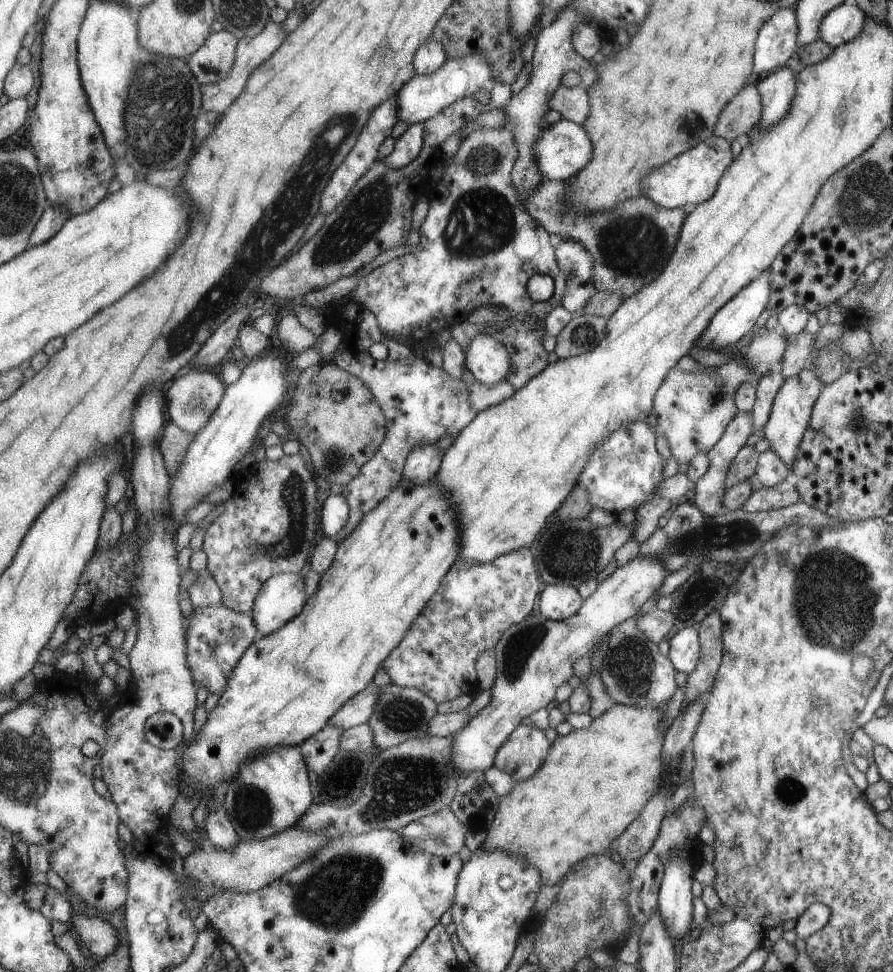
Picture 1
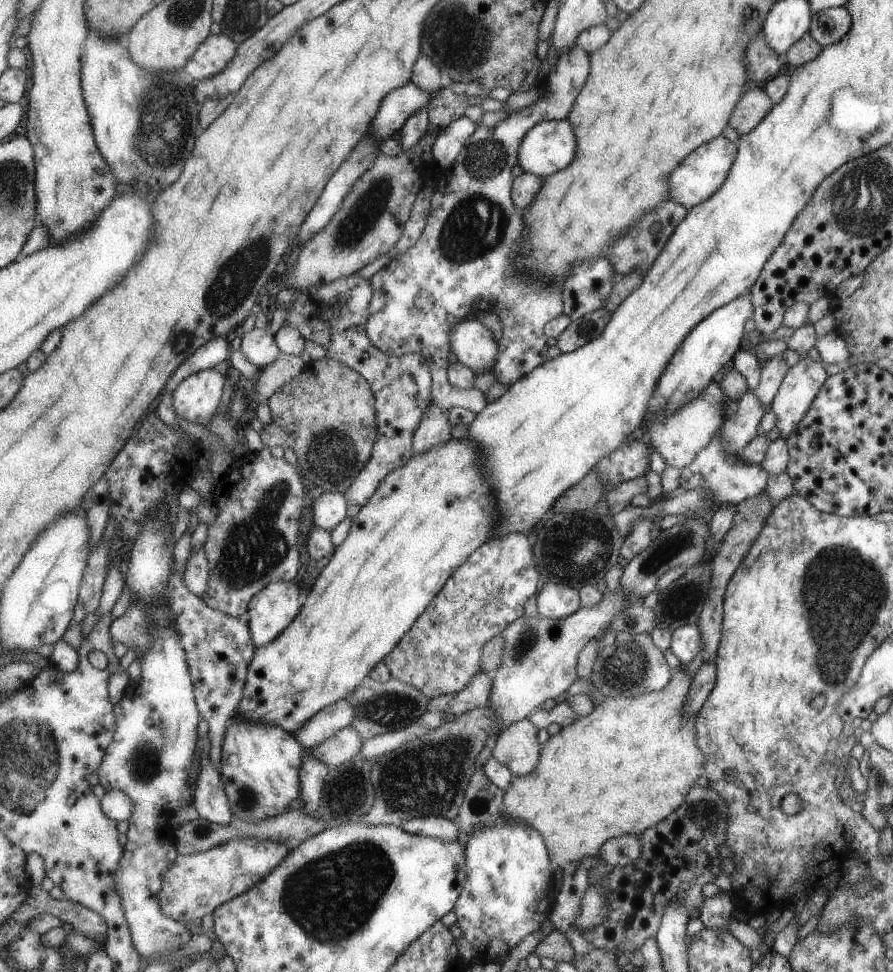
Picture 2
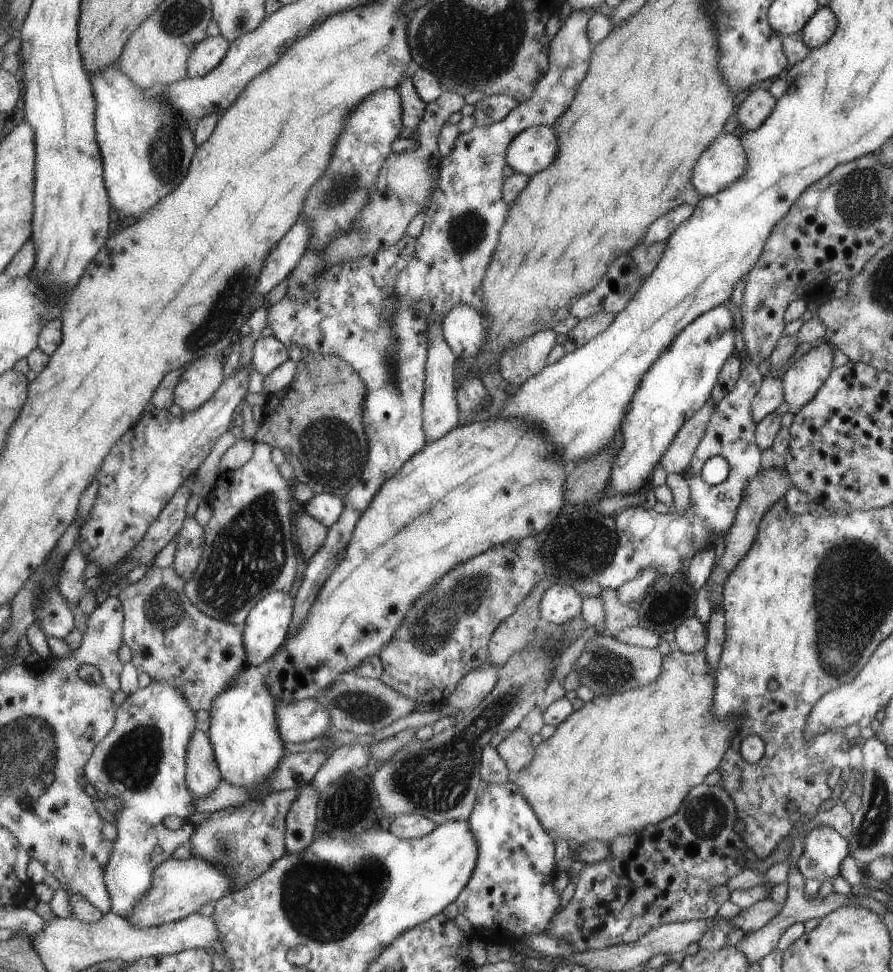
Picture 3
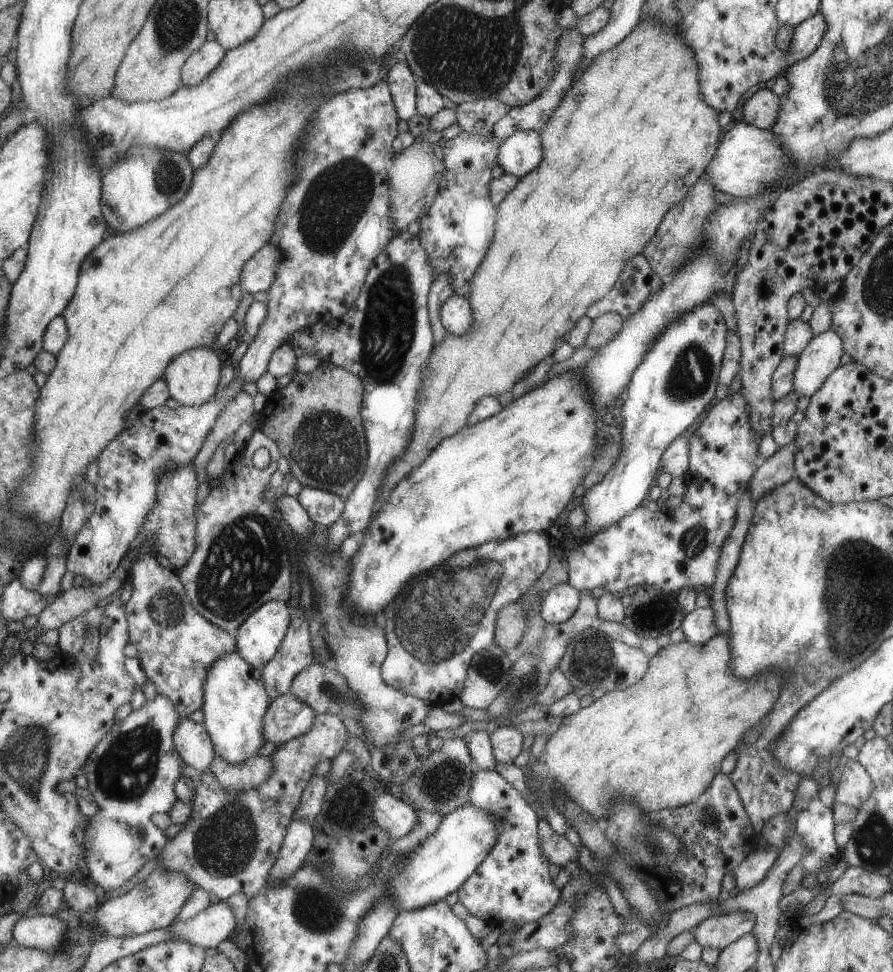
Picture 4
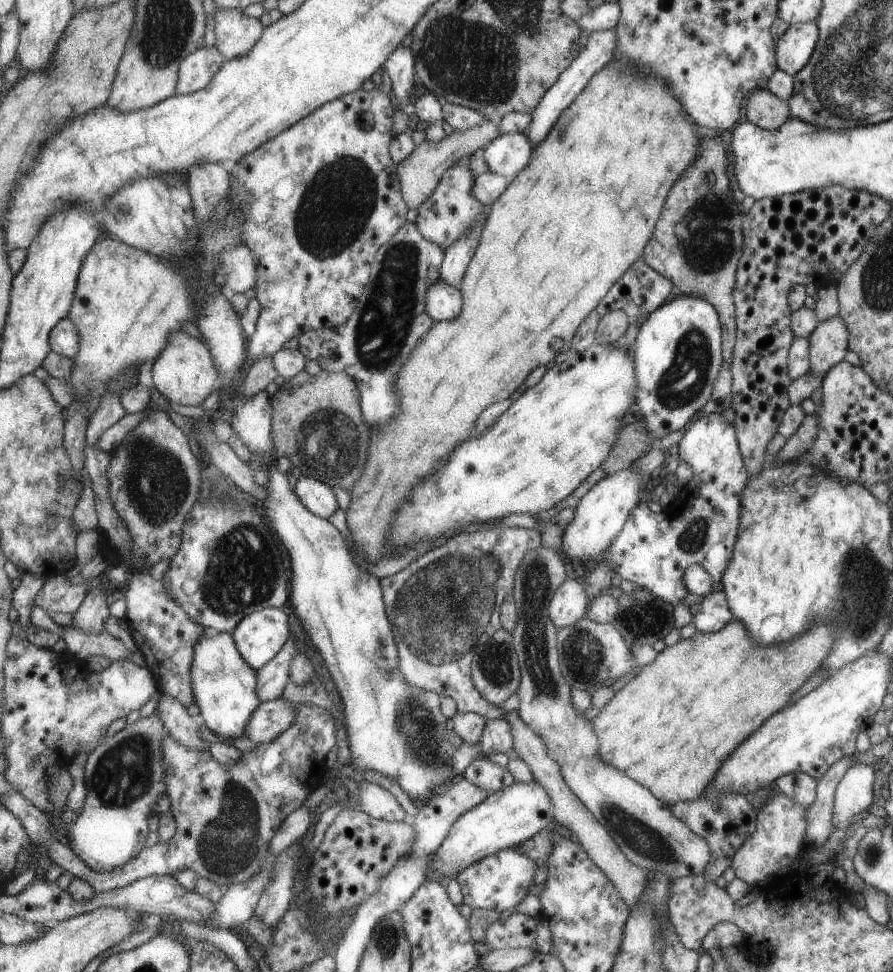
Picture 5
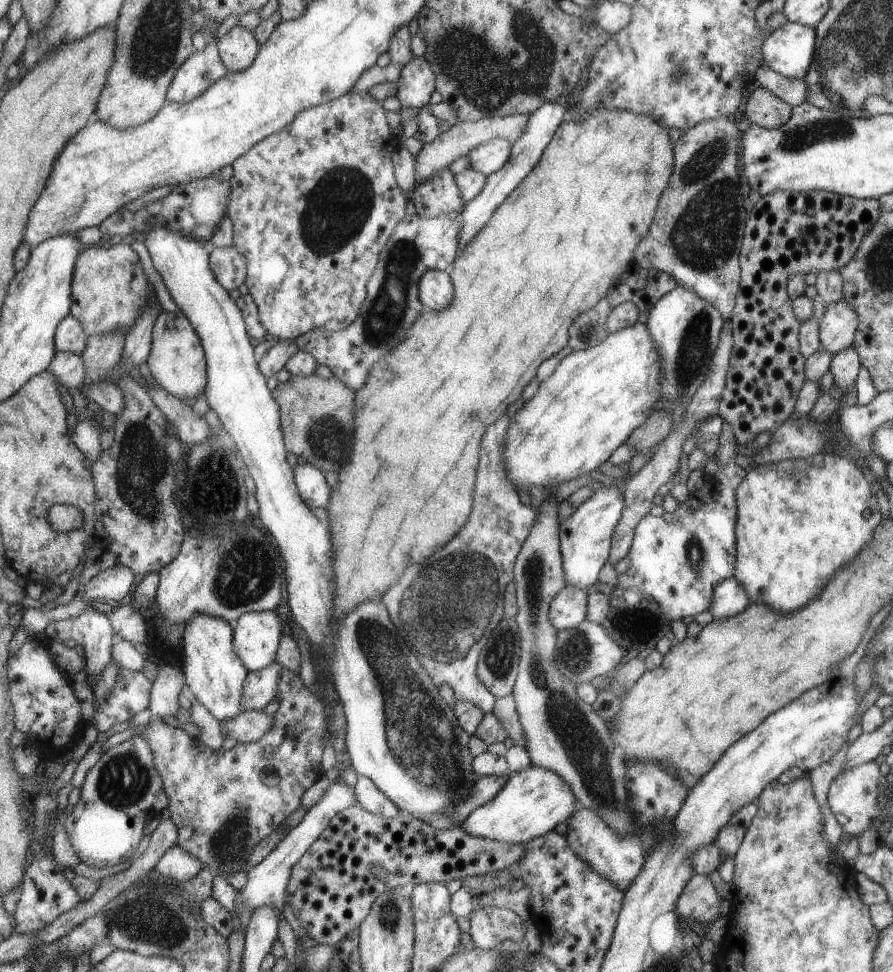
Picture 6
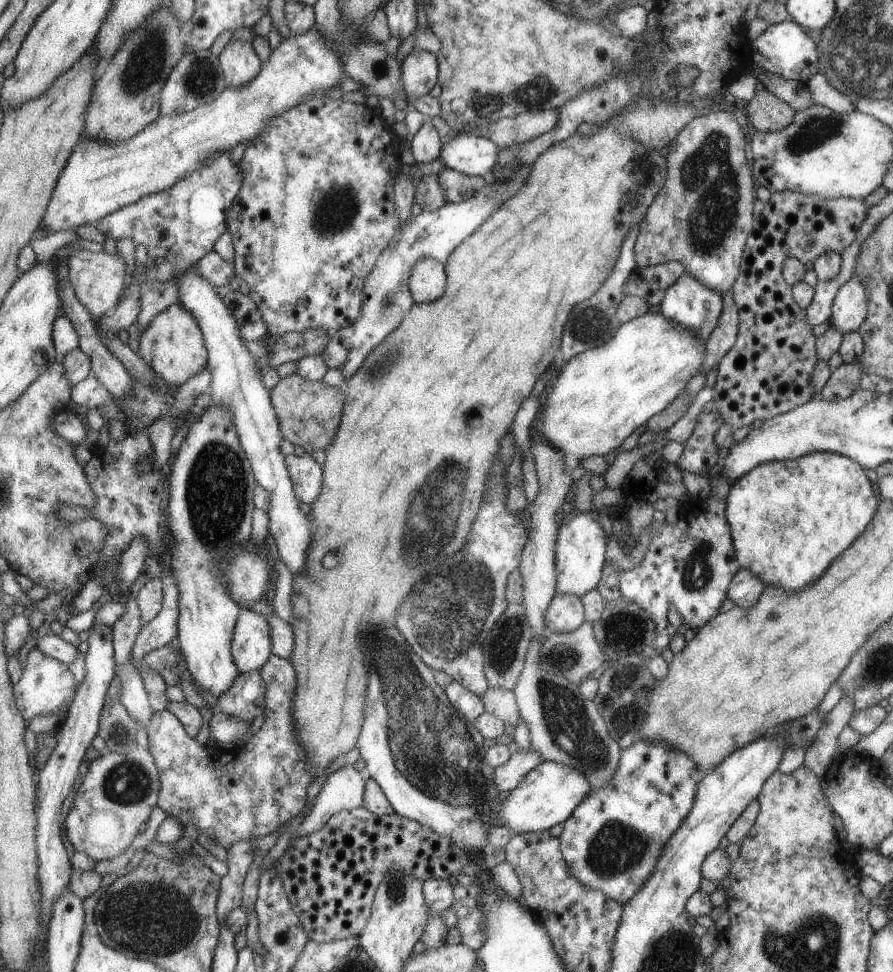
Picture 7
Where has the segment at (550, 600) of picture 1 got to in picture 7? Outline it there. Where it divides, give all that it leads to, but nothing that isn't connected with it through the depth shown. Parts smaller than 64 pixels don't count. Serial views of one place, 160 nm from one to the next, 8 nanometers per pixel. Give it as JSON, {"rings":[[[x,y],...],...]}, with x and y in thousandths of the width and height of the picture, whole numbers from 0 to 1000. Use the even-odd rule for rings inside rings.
{"rings":[[[625,609],[609,635],[617,650],[644,649],[655,639],[653,618],[644,612]]]}

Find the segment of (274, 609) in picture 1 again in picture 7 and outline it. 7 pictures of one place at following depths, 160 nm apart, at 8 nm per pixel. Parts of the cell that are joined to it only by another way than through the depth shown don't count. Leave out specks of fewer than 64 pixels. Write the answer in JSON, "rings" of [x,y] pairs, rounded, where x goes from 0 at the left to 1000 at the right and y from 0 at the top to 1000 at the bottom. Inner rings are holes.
{"rings":[[[272,628],[262,650],[261,675],[270,692],[291,690],[307,674],[305,644],[297,633]]]}

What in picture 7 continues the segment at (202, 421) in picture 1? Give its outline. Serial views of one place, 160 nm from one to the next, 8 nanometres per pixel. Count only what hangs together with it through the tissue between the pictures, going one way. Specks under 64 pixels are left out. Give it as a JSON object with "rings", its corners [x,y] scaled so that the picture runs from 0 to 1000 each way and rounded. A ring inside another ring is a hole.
{"rings":[[[203,311],[180,320],[158,344],[153,361],[190,396],[203,397],[233,377],[233,358],[221,326]]]}

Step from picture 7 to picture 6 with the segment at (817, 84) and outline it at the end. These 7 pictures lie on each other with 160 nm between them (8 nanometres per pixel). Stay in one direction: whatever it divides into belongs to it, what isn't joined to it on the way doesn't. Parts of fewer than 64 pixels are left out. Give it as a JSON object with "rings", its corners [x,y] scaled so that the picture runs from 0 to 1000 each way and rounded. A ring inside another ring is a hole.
{"rings":[[[858,67],[852,68],[847,74],[847,82],[851,90],[861,93],[872,103],[879,105],[884,110],[888,111],[901,104],[901,84],[899,81],[886,81],[866,74]]]}

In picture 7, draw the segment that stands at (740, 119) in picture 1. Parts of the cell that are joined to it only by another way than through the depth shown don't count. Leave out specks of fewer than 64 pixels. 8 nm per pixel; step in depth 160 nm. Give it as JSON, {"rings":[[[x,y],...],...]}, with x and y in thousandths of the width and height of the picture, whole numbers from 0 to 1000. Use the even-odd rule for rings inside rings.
{"rings":[[[859,92],[845,95],[843,100],[831,107],[837,123],[847,135],[861,136],[879,132],[891,116],[880,105],[863,97]]]}

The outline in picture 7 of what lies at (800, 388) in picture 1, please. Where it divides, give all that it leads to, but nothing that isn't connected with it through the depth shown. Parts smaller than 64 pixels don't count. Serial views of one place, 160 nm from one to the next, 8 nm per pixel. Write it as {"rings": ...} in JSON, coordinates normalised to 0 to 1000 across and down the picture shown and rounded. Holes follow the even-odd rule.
{"rings":[[[951,285],[935,301],[928,333],[940,342],[960,341],[972,323],[972,300],[960,285]]]}

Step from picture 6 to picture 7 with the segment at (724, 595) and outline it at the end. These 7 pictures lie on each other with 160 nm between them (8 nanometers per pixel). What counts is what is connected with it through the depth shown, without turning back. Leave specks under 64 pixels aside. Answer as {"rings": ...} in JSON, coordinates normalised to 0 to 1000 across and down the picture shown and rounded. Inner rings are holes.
{"rings":[[[829,585],[821,592],[815,601],[813,615],[816,615],[823,624],[840,624],[848,619],[856,601],[839,585]]]}

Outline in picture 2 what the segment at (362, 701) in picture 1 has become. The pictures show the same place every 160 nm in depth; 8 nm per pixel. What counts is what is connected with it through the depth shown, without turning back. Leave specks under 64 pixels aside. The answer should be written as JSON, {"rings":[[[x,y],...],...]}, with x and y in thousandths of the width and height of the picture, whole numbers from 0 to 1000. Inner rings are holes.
{"rings":[[[384,719],[355,733],[330,757],[340,771],[352,770],[362,766],[362,763],[375,757],[380,751],[394,746],[398,739],[398,726],[391,720]]]}

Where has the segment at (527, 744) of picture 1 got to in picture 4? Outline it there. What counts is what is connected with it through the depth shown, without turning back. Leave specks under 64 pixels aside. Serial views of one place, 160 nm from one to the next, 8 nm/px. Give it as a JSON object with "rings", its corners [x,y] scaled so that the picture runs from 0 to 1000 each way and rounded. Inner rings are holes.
{"rings":[[[574,745],[551,748],[551,766],[555,782],[572,786],[586,774],[588,757]]]}

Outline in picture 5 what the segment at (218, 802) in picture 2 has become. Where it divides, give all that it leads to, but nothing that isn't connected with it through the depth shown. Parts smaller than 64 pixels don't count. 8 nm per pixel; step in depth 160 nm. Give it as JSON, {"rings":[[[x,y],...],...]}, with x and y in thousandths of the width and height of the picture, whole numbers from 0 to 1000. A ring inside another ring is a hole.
{"rings":[[[183,712],[179,714],[174,733],[184,743],[188,755],[194,756],[195,760],[212,770],[235,772],[236,764],[223,757],[224,739],[214,737],[209,727],[202,720],[194,718],[190,714],[185,715]]]}

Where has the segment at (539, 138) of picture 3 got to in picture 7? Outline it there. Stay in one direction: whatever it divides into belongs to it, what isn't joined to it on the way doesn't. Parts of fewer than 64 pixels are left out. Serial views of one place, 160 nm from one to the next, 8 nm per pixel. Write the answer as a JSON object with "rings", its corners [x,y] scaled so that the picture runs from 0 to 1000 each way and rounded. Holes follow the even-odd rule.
{"rings":[[[514,136],[514,138],[503,138],[503,143],[497,147],[493,160],[497,173],[523,180],[543,182],[552,173],[560,163],[560,150],[549,142],[540,141],[527,136]]]}

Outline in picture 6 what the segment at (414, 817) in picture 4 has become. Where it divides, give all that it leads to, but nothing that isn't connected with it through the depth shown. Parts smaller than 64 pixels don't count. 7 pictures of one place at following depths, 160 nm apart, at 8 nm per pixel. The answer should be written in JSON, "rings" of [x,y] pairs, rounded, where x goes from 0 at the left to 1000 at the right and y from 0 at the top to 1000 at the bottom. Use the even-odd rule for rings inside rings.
{"rings":[[[401,798],[398,810],[401,825],[412,835],[434,841],[436,843],[445,842],[451,836],[433,817],[427,815],[415,800]]]}

